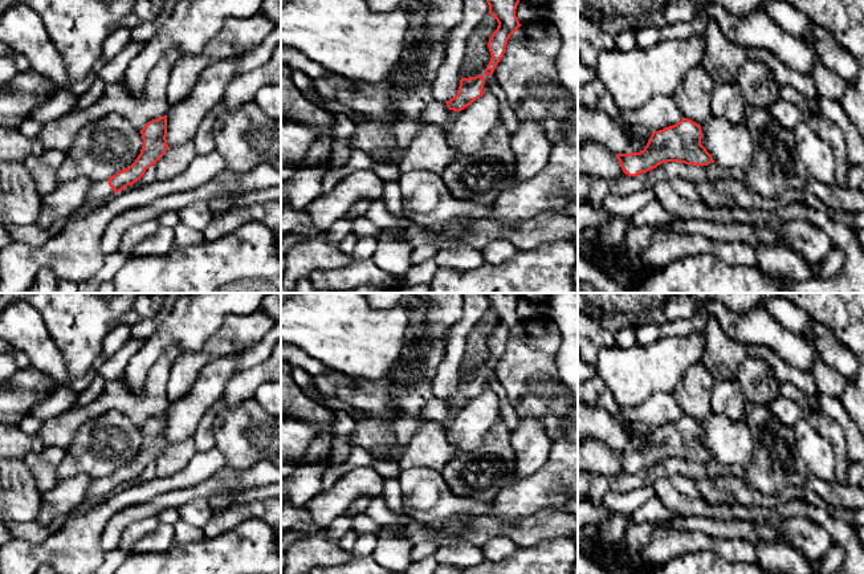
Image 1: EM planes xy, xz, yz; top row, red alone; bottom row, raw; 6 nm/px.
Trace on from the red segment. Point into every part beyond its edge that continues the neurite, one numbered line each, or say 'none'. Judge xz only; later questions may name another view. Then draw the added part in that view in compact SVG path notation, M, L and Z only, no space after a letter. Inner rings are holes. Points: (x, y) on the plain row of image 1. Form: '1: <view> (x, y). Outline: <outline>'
none

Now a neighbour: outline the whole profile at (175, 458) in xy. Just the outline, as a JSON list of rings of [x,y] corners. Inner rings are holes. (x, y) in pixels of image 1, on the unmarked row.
[[[188,437],[180,443],[170,444],[156,459],[156,476],[167,477],[184,469],[196,452],[197,451],[192,437]]]

